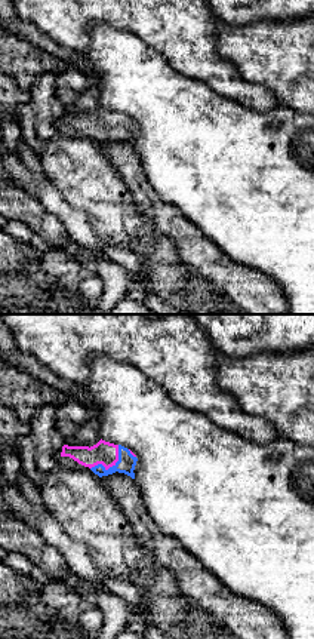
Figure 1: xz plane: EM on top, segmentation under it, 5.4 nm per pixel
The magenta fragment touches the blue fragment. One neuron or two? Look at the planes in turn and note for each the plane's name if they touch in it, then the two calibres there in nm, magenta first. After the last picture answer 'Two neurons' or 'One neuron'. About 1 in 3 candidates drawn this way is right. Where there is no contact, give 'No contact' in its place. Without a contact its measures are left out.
Touches magenta in xz. Thickness 130 nm (magenta) against 100 nm

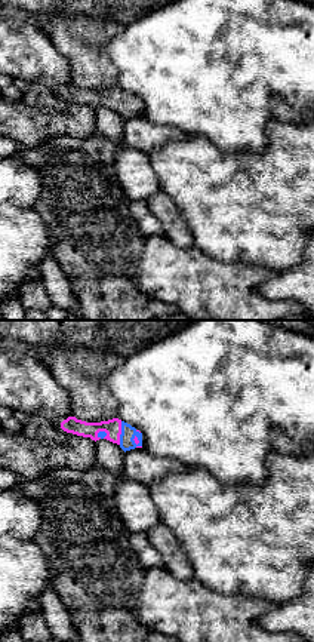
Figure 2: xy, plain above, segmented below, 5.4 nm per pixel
Touches magenta in xy. Thickness 100 nm (magenta) against 80 nm

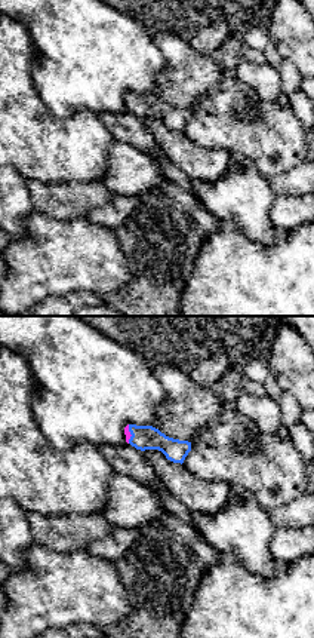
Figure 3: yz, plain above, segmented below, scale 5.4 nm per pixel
Touches magenta in yz. Thickness 30 nm (magenta) against 130 nm

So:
One neuron

